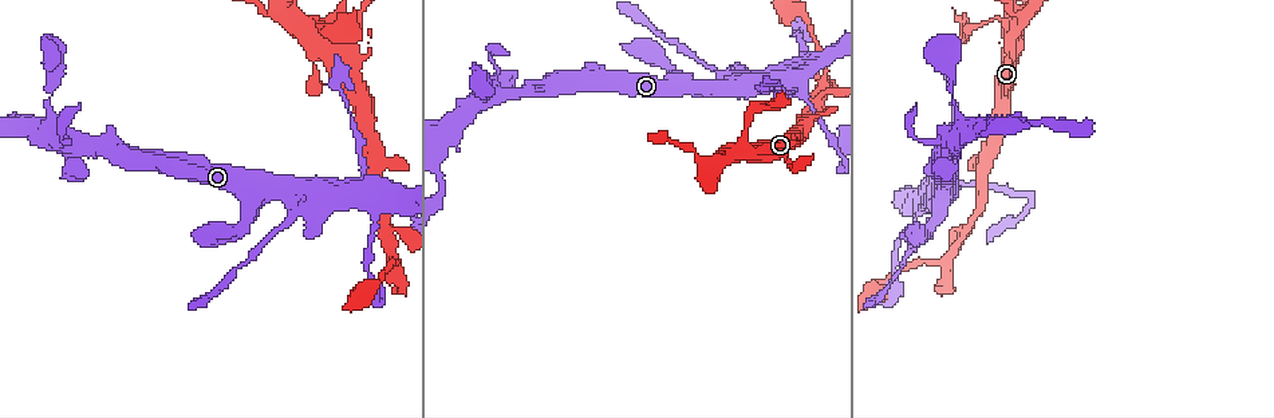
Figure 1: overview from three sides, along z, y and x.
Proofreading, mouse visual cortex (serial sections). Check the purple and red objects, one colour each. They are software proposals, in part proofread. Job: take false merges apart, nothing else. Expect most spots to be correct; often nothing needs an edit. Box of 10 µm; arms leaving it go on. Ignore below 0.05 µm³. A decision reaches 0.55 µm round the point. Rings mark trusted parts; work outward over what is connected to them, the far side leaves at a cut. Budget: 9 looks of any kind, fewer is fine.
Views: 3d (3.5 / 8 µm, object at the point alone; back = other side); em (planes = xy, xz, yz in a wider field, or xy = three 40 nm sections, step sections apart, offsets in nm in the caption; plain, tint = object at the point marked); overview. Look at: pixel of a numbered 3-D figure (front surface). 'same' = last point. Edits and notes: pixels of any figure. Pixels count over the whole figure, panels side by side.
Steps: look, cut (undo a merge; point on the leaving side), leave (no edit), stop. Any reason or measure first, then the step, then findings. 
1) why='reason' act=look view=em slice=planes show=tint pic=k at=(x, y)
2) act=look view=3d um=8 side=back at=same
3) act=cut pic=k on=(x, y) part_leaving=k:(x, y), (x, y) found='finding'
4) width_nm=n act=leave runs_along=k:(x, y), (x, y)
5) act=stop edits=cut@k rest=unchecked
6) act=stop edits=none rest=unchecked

why='side arm on a straight run' act=look view=3d um=3.5 pic=1 at=(304, 188)

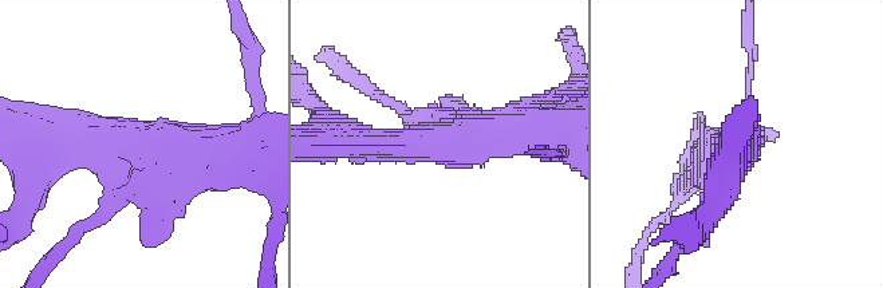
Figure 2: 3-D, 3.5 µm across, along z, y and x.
act=look view=em slice=xy step=5 show=tint pic=2 at=(137, 148)

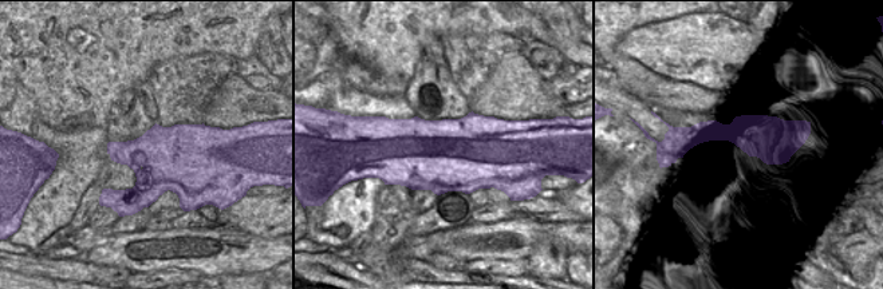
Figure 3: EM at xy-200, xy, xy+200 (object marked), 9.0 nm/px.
act=leave runs_along=2:(347, 139), (413, 144), (532, 133) found='continuous, no second cell'

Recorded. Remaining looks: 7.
why='sudden change in width' act=look view=3d um=3.5 side=back pic=1 at=(1014, 29)

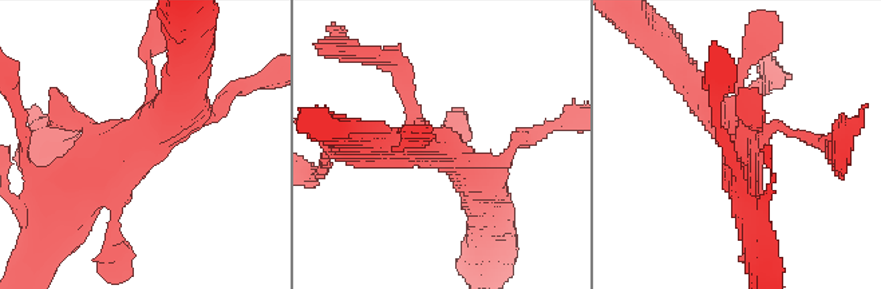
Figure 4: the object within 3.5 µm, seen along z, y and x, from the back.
why='need the tissue' act=look view=em slice=xy step=1 show=tint pic=4 at=(744, 148)

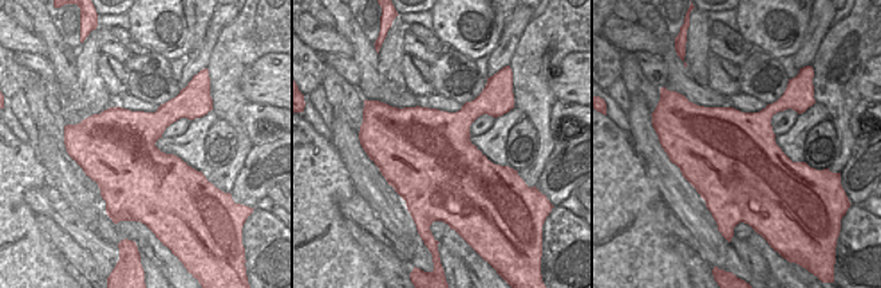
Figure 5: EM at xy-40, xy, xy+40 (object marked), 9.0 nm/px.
act=leave runs_along=4:(56, 210), (172, 117), (180, 95) found='one cell here'

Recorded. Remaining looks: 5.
act=look view=3d um=3.5 side=back pic=1 at=(947, 263)

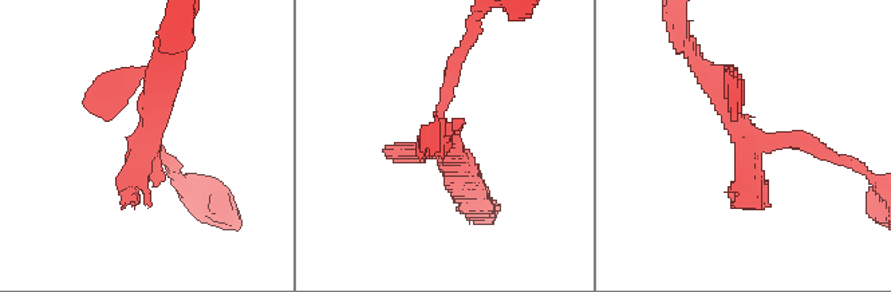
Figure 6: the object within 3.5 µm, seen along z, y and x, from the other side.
act=look view=em slice=xy step=5 show=plain pic=6 at=(748, 143)

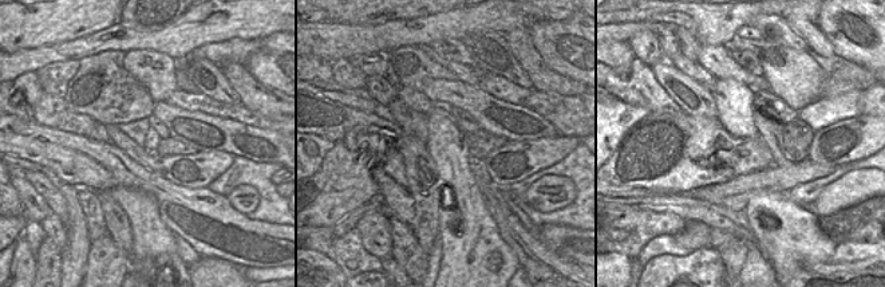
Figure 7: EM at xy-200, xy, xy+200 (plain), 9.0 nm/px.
why='with the object marked' act=look view=em slice=xy step=5 show=tint at=same

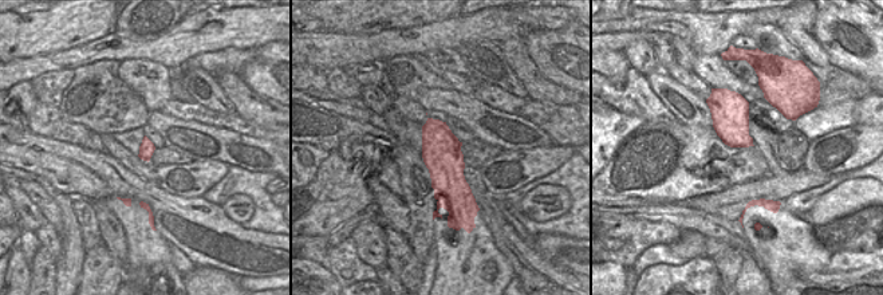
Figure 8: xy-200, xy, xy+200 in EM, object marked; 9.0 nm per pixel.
act=leave runs_along=6:(701, 67), (749, 142), (831, 154) found='one cell here'

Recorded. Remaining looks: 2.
why='thin neck' act=look view=3d um=8 pic=1 at=(894, 274)

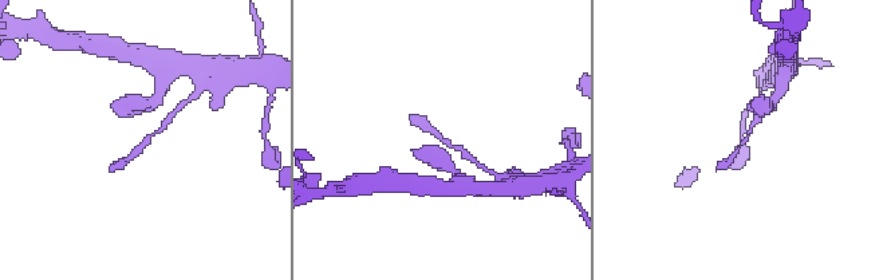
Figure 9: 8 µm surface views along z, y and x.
act=look view=3d um=3.5 at=same

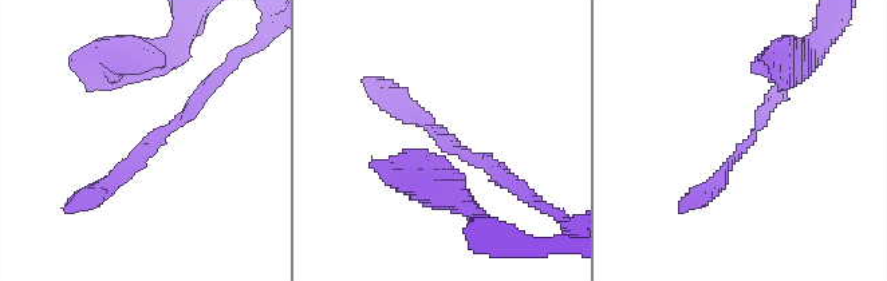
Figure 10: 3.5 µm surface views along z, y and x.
act=leave runs_along=10:(217, 78), (94, 193) found='one cell here'

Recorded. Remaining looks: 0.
act=stop edits=none rest=unchecked

